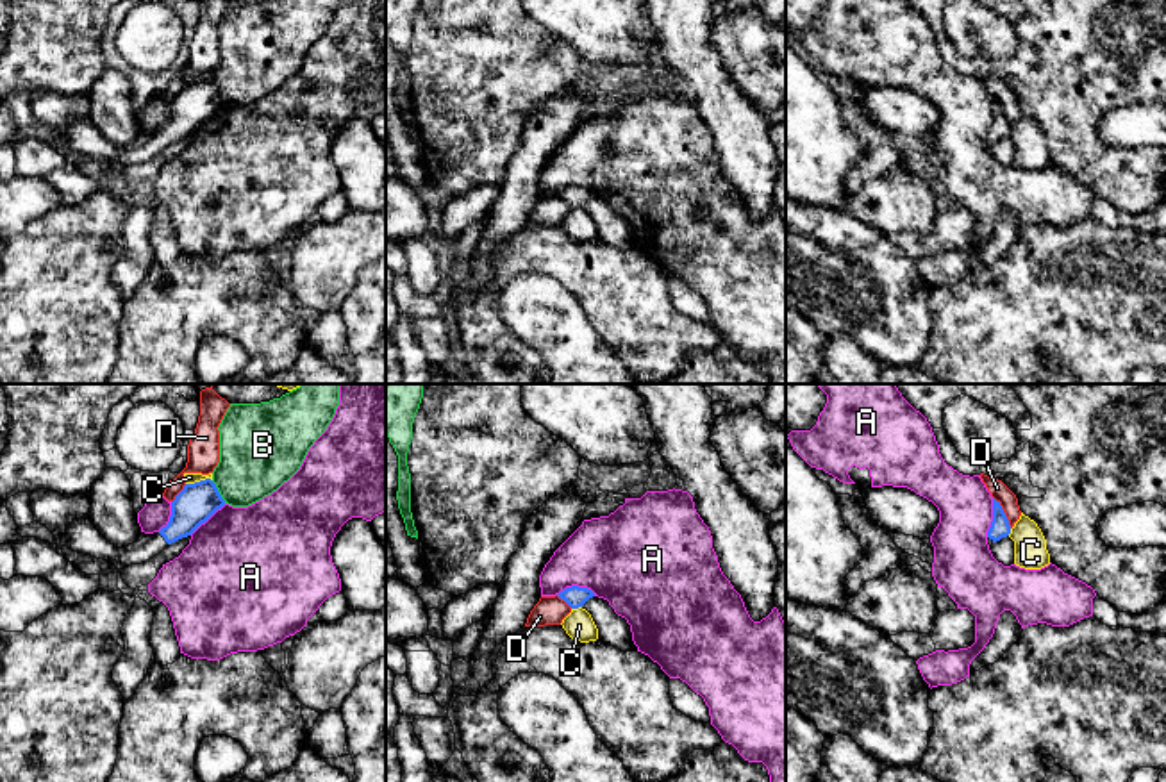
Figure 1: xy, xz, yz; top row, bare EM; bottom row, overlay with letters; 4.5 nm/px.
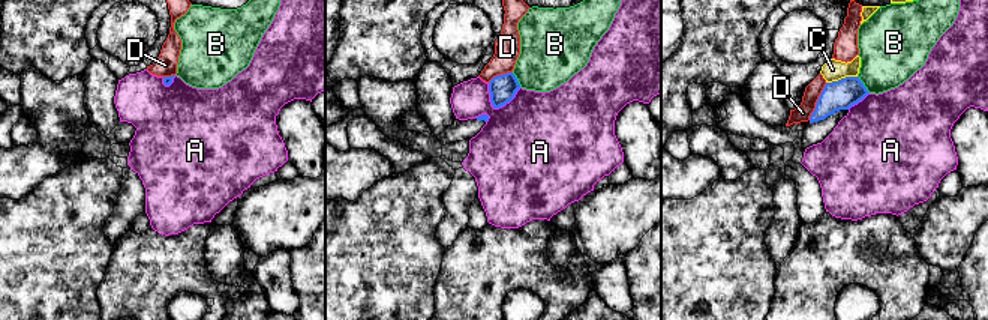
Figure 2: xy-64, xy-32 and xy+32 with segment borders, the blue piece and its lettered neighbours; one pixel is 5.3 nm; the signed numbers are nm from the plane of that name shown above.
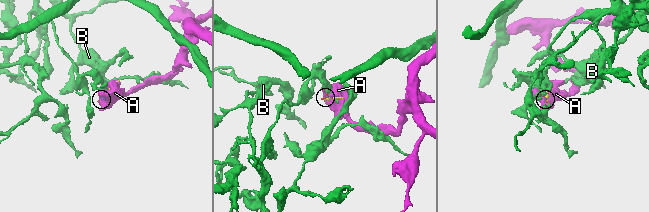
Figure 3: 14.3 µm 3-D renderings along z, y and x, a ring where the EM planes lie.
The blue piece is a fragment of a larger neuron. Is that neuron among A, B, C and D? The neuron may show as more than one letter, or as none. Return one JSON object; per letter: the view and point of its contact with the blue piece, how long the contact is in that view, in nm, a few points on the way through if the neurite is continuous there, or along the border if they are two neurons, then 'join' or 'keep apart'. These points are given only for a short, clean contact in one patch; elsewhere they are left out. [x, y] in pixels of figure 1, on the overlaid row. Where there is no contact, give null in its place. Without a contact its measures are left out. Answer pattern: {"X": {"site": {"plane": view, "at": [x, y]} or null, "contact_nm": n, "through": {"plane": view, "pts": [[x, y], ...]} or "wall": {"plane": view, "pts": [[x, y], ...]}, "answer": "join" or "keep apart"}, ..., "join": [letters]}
{"A": {"site": {"plane": "xz", "at": [575, 586]}, "contact_nm": 180, "answer": "keep apart"}, "B": {"site": {"plane": "xy", "at": [218, 491]}, "contact_nm": 120, "wall": {"plane": "xy", "pts": [[211, 481], [225, 502]]}, "answer": "keep apart"}, "C": {"site": {"plane": "xy", "at": [200, 481]}, "contact_nm": 120, "wall": {"plane": "xy", "pts": [[211, 479], [186, 484]]}, "answer": "keep apart"}, "D": {"site": {"plane": "yz", "at": [1004, 513]}, "contact_nm": 170, "wall": {"plane": "yz", "pts": [[993, 497], [1011, 527]]}, "answer": "keep apart"}, "join": []}

